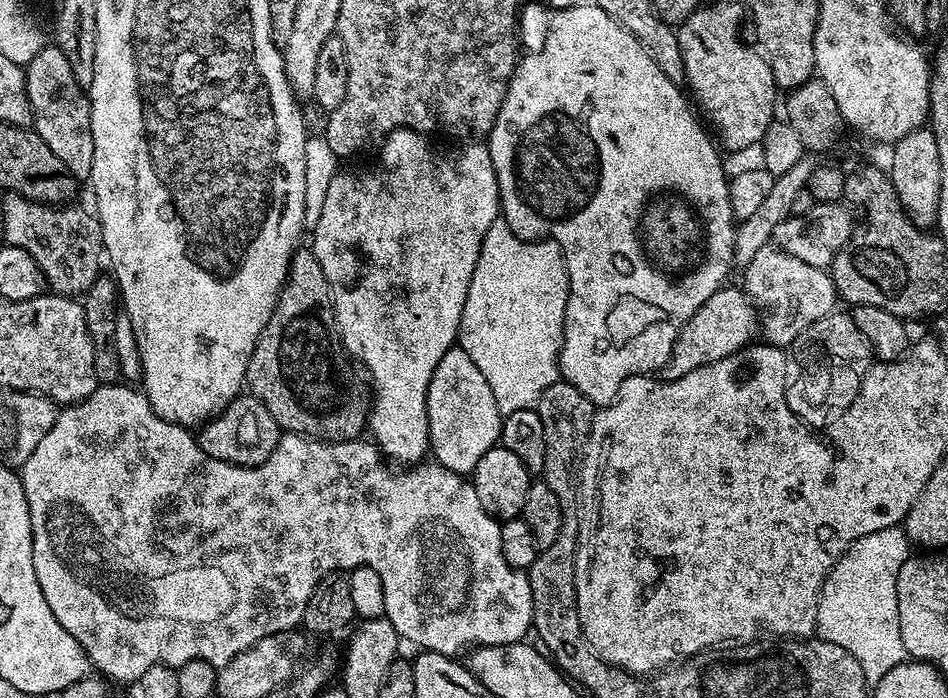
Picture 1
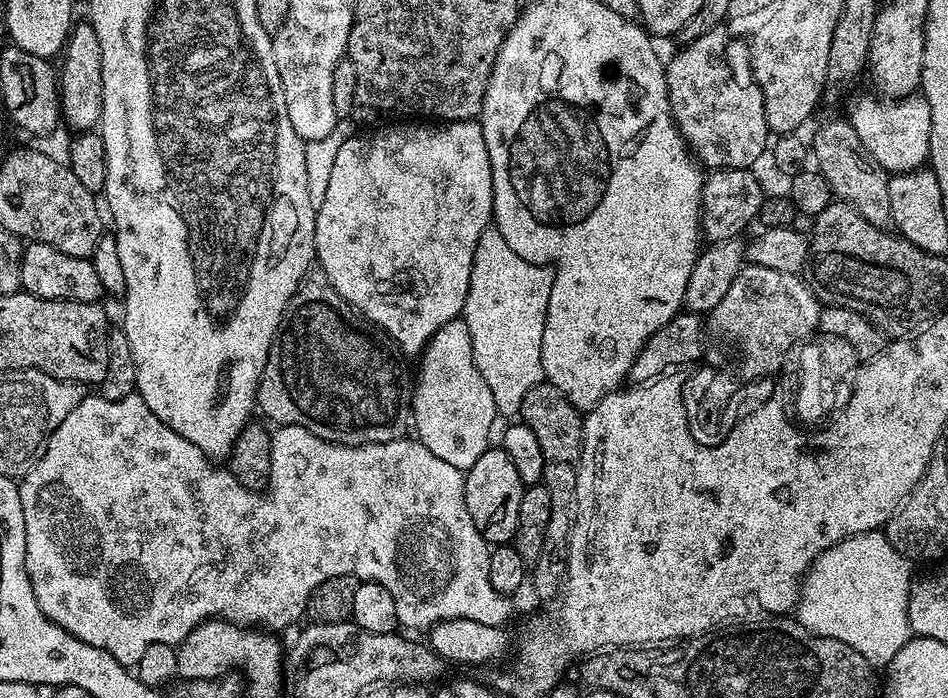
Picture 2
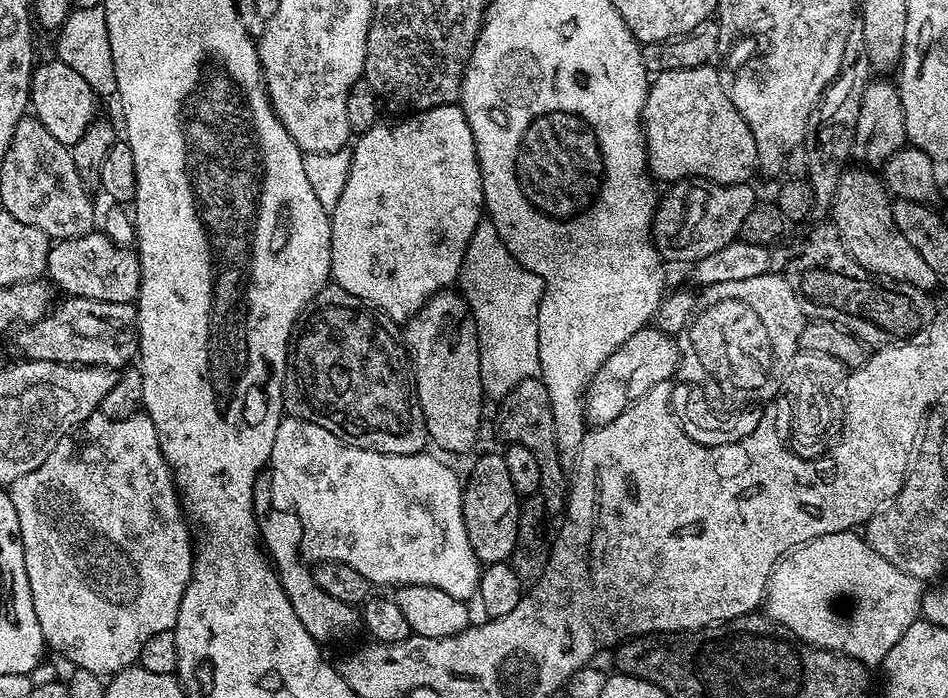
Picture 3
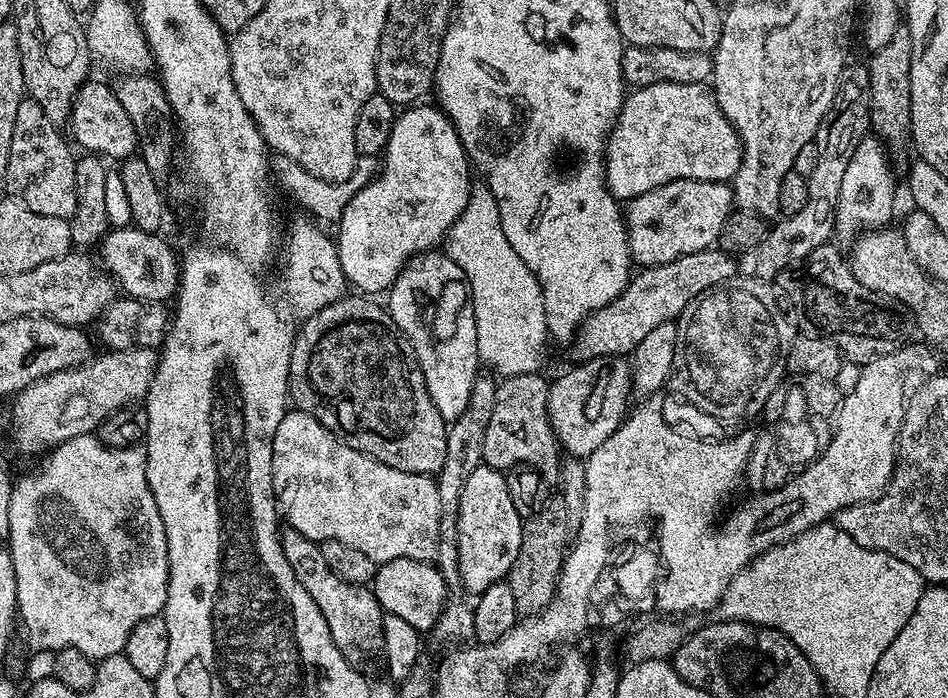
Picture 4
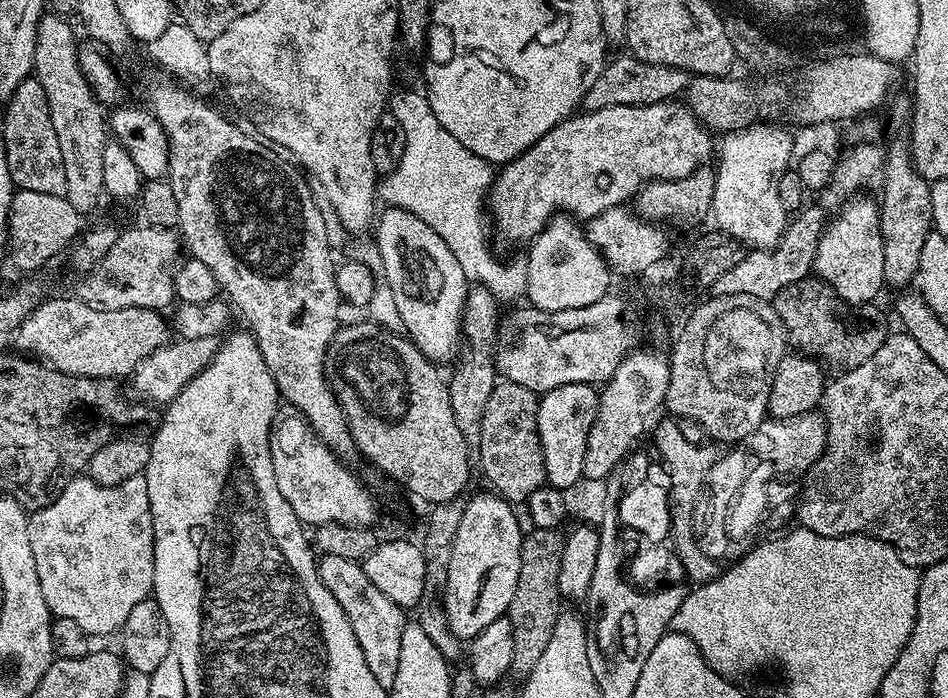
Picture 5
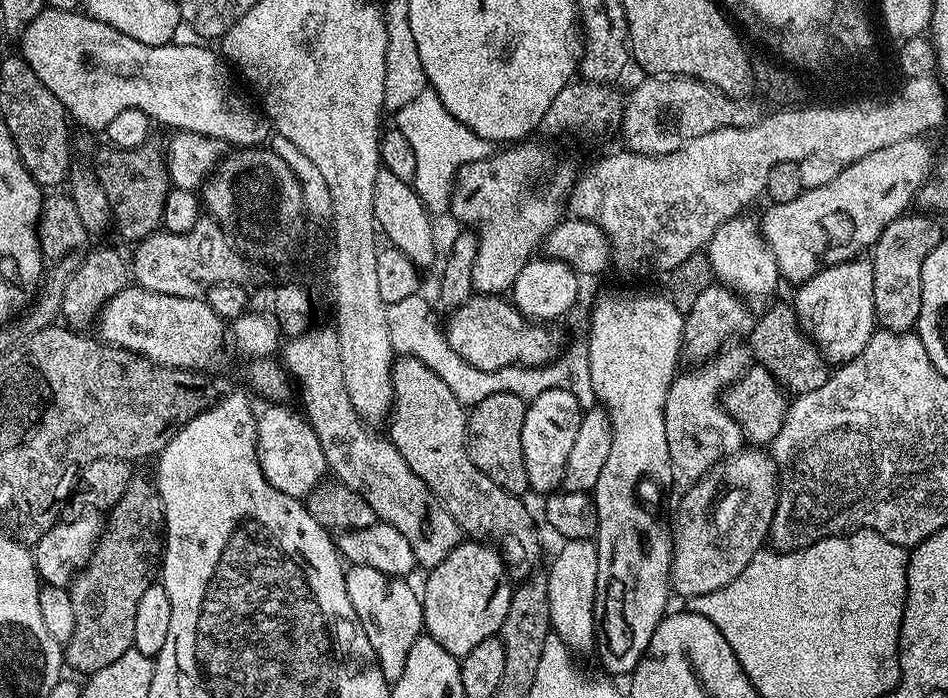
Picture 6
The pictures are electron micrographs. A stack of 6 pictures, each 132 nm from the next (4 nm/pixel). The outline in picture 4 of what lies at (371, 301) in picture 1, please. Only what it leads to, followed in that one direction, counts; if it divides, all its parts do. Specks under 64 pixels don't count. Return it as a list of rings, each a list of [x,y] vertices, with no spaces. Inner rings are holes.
[[[428,102],[405,107],[397,115],[390,130],[390,142],[382,153],[383,160],[384,169],[361,192],[351,193],[338,221],[340,233],[335,233],[334,236],[338,258],[342,262],[343,279],[347,283],[349,280],[356,287],[353,289],[364,294],[387,293],[413,256],[435,249],[439,245],[436,243],[439,240],[441,243],[447,237],[448,231],[462,214],[468,201],[468,193],[474,187],[473,181],[468,181],[470,161],[464,153],[456,128],[443,110],[436,106],[431,108]]]

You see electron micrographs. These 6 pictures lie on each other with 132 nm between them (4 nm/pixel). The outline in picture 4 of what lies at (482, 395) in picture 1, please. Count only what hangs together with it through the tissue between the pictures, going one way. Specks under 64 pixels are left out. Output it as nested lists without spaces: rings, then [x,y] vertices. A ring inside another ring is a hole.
[[[443,251],[413,256],[386,293],[392,321],[412,343],[426,382],[426,390],[445,422],[459,418],[470,401],[471,388],[482,365],[468,283],[459,266]]]

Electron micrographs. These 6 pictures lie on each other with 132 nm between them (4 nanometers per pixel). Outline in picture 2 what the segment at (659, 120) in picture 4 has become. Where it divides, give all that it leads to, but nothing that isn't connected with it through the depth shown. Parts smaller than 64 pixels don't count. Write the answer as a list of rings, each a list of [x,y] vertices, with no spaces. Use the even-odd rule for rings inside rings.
[[[721,26],[714,30],[706,30],[702,38],[689,39],[688,45],[671,61],[667,61],[666,90],[672,112],[672,121],[676,129],[684,136],[684,143],[694,153],[697,161],[705,169],[718,168],[752,168],[760,155],[770,148],[770,129],[766,122],[766,106],[762,98],[762,90],[755,83],[739,84],[732,68],[728,65],[728,40],[730,33],[727,27]]]

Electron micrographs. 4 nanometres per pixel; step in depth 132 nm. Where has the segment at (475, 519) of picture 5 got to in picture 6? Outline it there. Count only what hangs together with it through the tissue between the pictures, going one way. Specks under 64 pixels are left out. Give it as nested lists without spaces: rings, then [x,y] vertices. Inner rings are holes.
[[[465,539],[425,576],[428,577],[422,588],[423,631],[442,650],[462,658],[478,642],[499,633],[502,622],[506,622],[506,610],[510,610],[514,584],[504,567],[504,559],[491,543]]]

